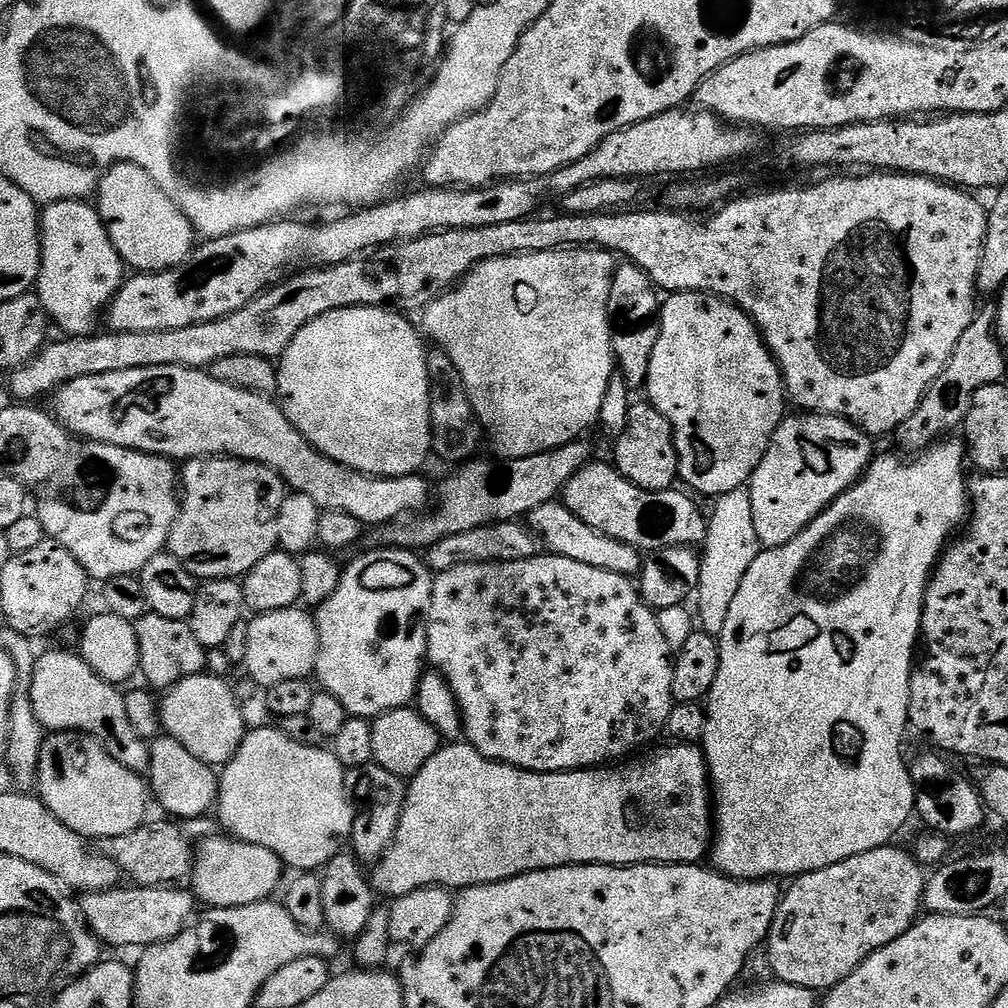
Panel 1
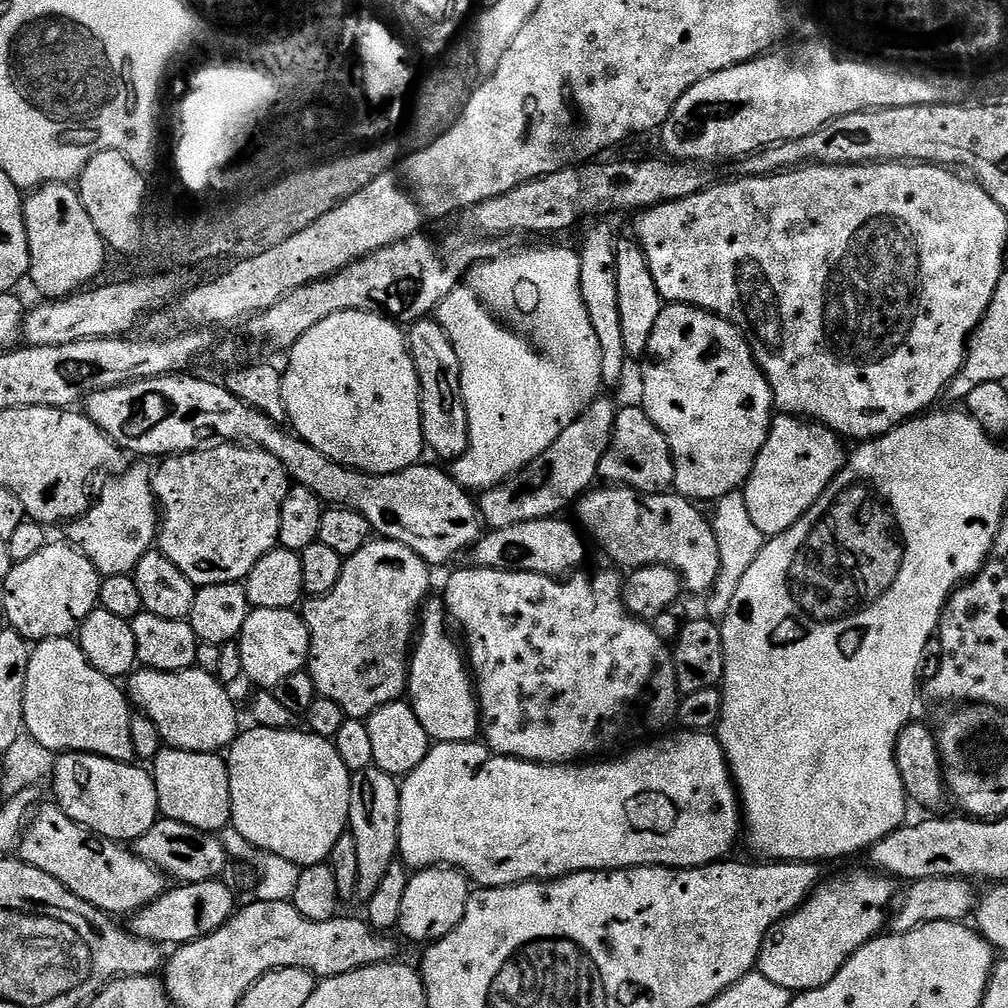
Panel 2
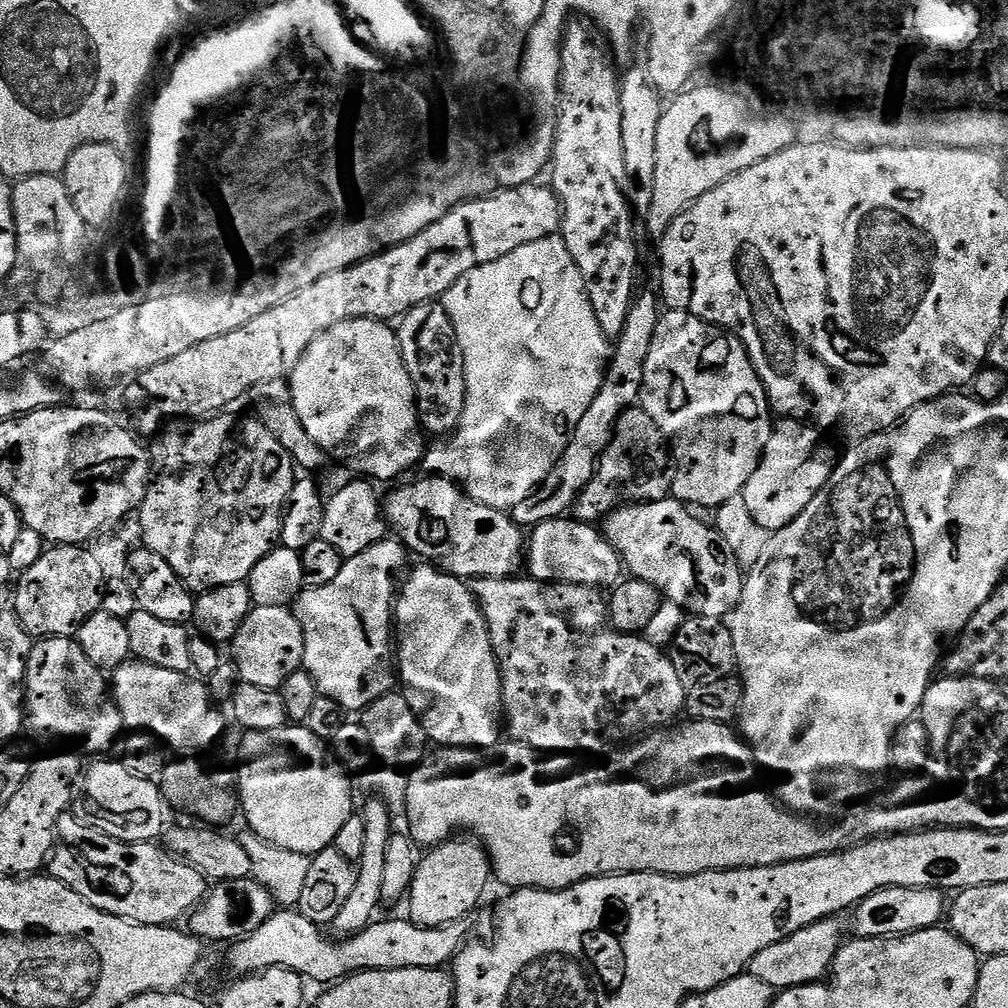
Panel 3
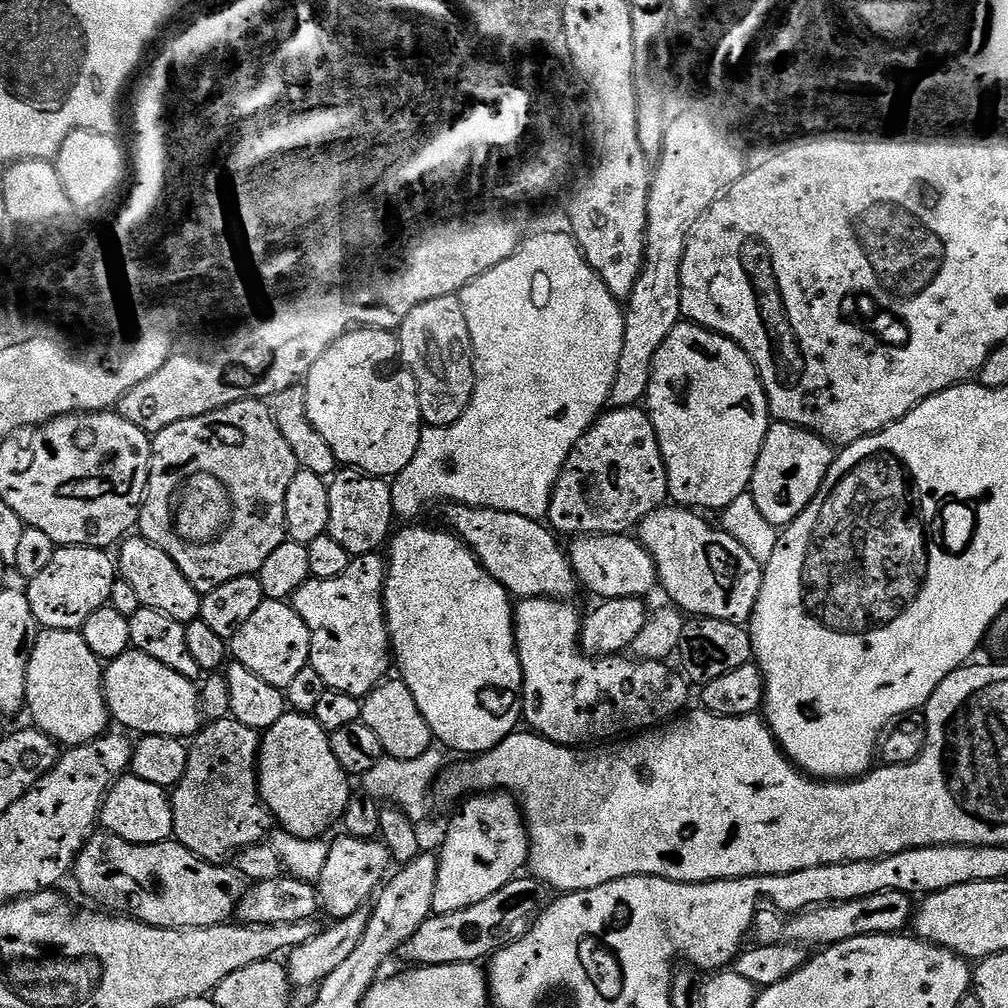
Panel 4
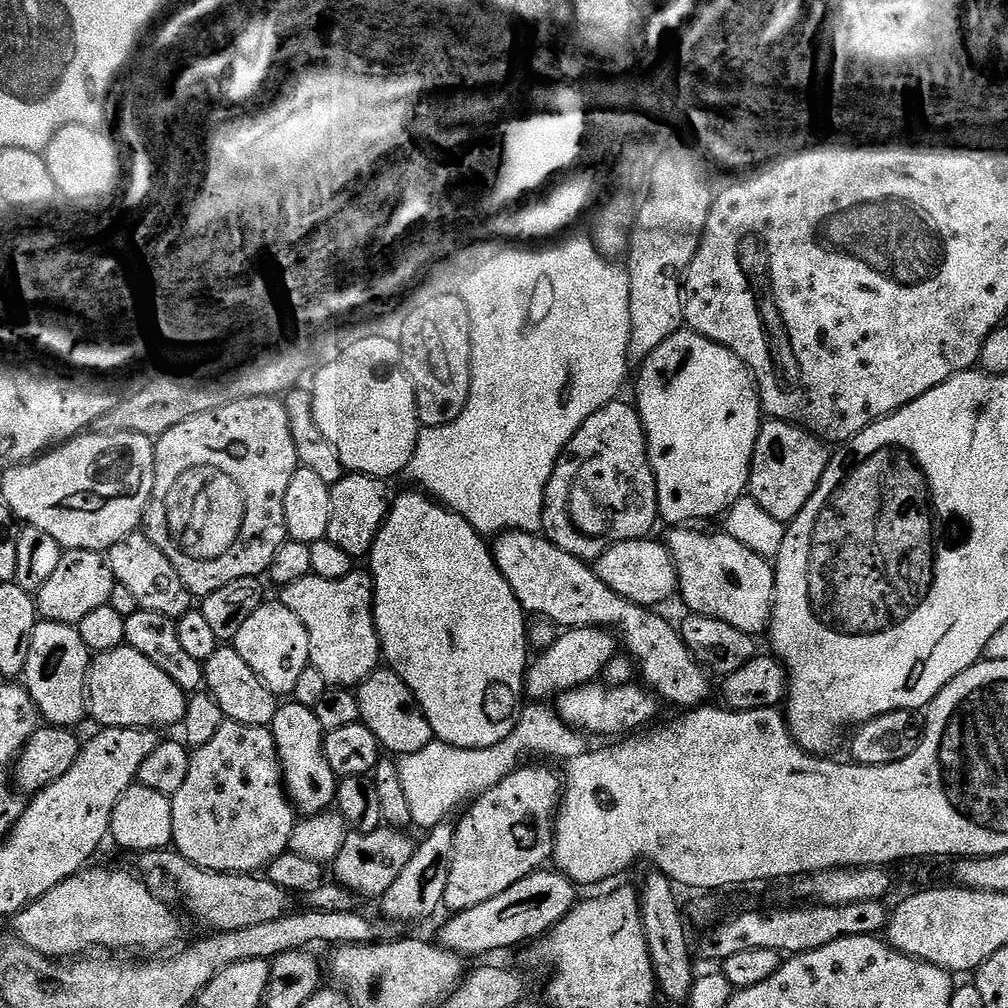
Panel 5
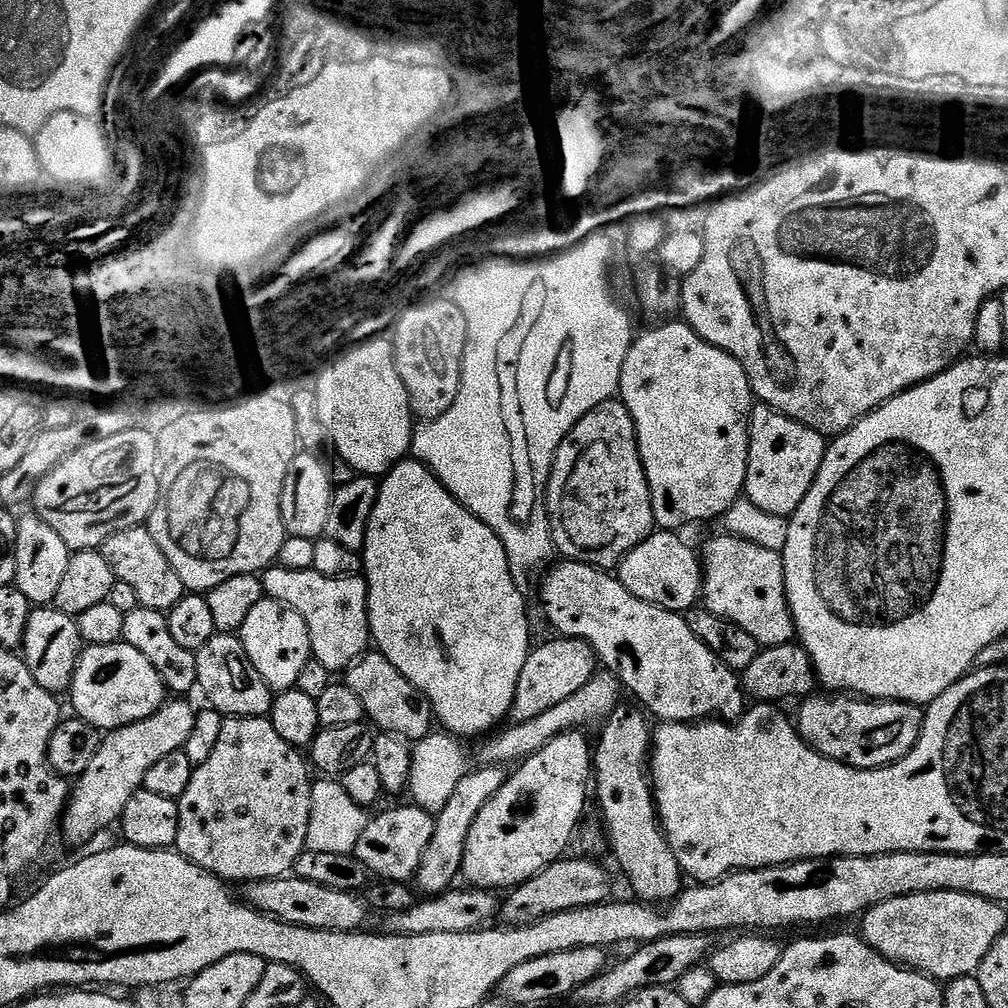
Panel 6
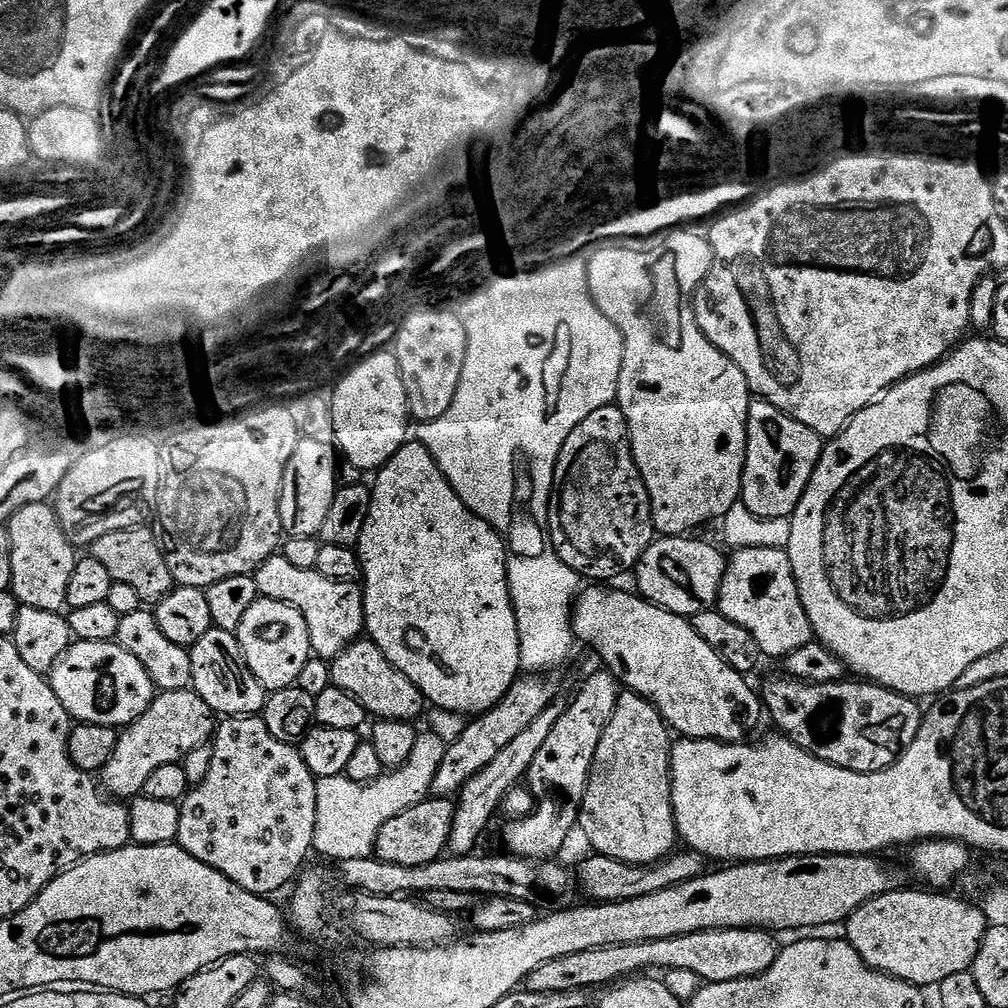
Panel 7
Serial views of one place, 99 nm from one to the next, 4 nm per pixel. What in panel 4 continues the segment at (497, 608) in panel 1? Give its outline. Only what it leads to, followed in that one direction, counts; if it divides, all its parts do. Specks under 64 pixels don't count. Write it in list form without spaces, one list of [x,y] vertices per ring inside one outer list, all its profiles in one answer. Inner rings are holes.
[[[535,596],[515,605],[516,653],[524,676],[522,720],[536,735],[565,746],[612,742],[663,725],[689,707],[690,684],[679,671],[671,672],[667,663],[658,660],[634,660],[624,654],[589,656],[580,647],[581,623],[582,612],[564,598]]]

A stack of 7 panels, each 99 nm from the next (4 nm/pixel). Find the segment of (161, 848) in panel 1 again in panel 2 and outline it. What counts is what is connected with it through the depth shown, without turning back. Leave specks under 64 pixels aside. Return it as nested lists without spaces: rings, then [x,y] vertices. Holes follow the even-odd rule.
[[[163,818],[157,819],[146,834],[134,841],[134,851],[150,866],[154,866],[165,877],[174,879],[180,884],[197,884],[207,880],[219,880],[225,874],[224,867],[230,864],[226,850],[217,835],[202,830],[194,830],[194,826],[186,826],[186,822],[174,822]]]

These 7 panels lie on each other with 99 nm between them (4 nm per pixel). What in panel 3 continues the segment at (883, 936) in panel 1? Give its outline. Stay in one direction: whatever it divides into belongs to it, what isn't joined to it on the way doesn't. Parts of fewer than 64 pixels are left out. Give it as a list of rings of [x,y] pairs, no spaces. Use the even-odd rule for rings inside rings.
[[[836,918],[819,920],[790,934],[782,942],[772,944],[766,950],[758,950],[758,954],[754,954],[754,958],[748,964],[748,972],[754,978],[758,978],[758,982],[766,982],[766,986],[774,990],[821,983],[831,973],[832,964],[836,961],[845,939],[840,922]]]

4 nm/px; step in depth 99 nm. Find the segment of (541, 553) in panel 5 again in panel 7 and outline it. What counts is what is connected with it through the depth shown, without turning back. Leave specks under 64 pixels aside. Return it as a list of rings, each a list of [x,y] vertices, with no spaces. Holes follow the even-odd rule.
[[[588,586],[576,597],[572,609],[572,630],[577,641],[589,644],[600,655],[605,669],[611,672],[627,691],[646,698],[659,710],[673,733],[689,740],[720,740],[739,744],[760,724],[762,700],[747,684],[745,673],[734,670],[694,630],[691,619],[679,616],[657,604],[651,604],[631,591],[619,592],[616,586]]]

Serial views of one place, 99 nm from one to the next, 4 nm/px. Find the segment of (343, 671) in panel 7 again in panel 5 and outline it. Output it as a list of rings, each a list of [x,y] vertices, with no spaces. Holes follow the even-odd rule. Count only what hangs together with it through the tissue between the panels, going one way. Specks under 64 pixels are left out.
[[[380,666],[371,672],[358,686],[356,701],[362,723],[368,727],[370,734],[374,734],[374,738],[378,738],[385,753],[401,758],[417,753],[434,740],[430,722],[414,698],[410,686],[406,686],[406,682],[402,682],[400,675],[391,668]]]

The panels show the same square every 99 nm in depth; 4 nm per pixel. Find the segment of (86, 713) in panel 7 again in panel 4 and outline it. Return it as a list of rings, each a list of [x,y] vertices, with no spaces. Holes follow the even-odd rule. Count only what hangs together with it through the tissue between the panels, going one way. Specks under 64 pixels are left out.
[[[135,650],[124,652],[104,668],[104,700],[111,719],[129,728],[124,729],[129,733],[192,738],[202,727],[197,685]]]

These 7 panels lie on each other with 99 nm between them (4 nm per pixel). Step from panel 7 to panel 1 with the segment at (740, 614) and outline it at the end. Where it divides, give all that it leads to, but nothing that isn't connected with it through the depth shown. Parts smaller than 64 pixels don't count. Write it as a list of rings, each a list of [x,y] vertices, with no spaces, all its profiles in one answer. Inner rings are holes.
[[[589,462],[572,475],[570,482],[566,482],[562,493],[562,503],[574,514],[578,514],[578,518],[582,518],[582,522],[586,522],[586,526],[594,526],[594,530],[602,530],[602,534],[610,534],[610,538],[614,538],[618,542],[626,542],[641,550],[655,550],[666,546],[682,546],[683,544],[703,545],[704,536],[708,533],[708,521],[705,513],[702,514],[696,509],[695,502],[691,500],[693,497],[687,491],[684,491],[685,493],[676,491],[651,492],[650,490],[642,490],[638,486],[634,486],[634,482],[630,482],[623,474],[616,471],[611,463]]]

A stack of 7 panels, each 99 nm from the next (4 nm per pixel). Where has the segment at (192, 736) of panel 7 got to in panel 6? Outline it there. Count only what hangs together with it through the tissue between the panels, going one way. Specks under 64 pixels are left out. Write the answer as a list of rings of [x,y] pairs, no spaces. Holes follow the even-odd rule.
[[[176,698],[173,700],[176,701],[173,704],[172,701],[165,703],[164,707],[150,718],[127,724],[121,728],[113,728],[103,737],[98,754],[94,756],[94,762],[90,762],[90,766],[86,766],[86,770],[75,781],[70,792],[68,807],[62,816],[62,836],[64,832],[65,838],[70,843],[80,844],[83,840],[98,835],[103,828],[108,828],[111,824],[113,827],[126,810],[126,802],[130,802],[130,798],[134,798],[134,794],[143,789],[146,770],[150,770],[150,766],[154,766],[162,758],[166,758],[166,754],[174,754],[183,749],[184,743],[188,741],[194,730],[197,709],[191,708],[184,701],[187,699]]]

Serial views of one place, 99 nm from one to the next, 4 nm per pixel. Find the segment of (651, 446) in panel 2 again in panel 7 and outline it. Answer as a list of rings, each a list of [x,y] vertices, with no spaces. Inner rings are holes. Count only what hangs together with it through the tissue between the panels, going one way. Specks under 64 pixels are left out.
[[[615,403],[594,410],[566,438],[562,454],[558,454],[556,473],[552,483],[552,502],[548,505],[548,533],[552,535],[552,545],[566,562],[582,578],[592,582],[616,582],[623,572],[631,573],[642,554],[654,539],[652,527],[652,503],[646,490],[646,482],[636,465],[632,453],[632,439],[628,436],[628,423],[622,410]]]

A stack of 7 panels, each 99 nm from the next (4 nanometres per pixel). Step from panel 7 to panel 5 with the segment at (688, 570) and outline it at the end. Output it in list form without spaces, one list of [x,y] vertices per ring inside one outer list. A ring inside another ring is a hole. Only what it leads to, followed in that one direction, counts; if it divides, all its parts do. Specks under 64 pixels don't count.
[[[656,538],[618,542],[610,546],[594,562],[598,578],[614,590],[622,598],[632,604],[639,604],[641,608],[655,609],[656,604],[664,604],[671,596],[678,592],[676,567],[672,555],[668,553],[667,543],[656,541]]]

